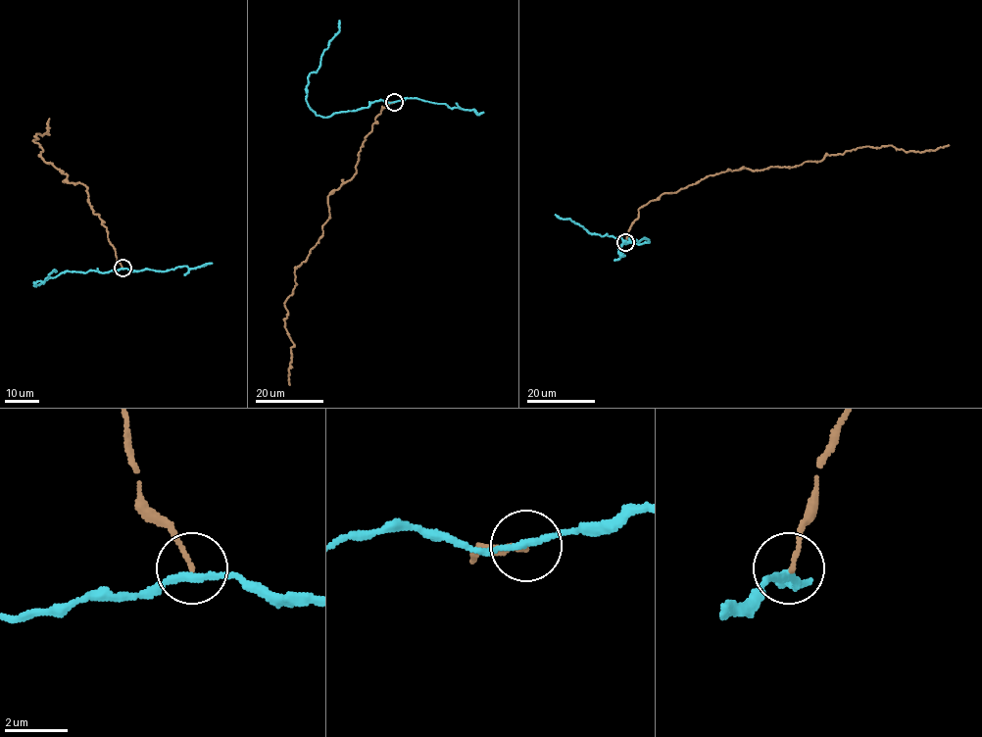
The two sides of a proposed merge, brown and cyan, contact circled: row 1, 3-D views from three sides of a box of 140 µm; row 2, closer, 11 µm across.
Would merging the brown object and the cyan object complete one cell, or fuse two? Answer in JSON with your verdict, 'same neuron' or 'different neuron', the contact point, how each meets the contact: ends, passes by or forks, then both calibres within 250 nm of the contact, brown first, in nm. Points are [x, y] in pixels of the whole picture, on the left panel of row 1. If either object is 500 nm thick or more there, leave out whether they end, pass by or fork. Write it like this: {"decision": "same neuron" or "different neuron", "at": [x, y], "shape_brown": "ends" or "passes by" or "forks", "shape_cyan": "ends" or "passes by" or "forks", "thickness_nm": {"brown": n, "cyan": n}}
{"decision": "different neuron", "at": [122, 268], "shape_brown": "ends", "shape_cyan": "passes by", "thickness_nm": {"brown": 140, "cyan": 200}}

